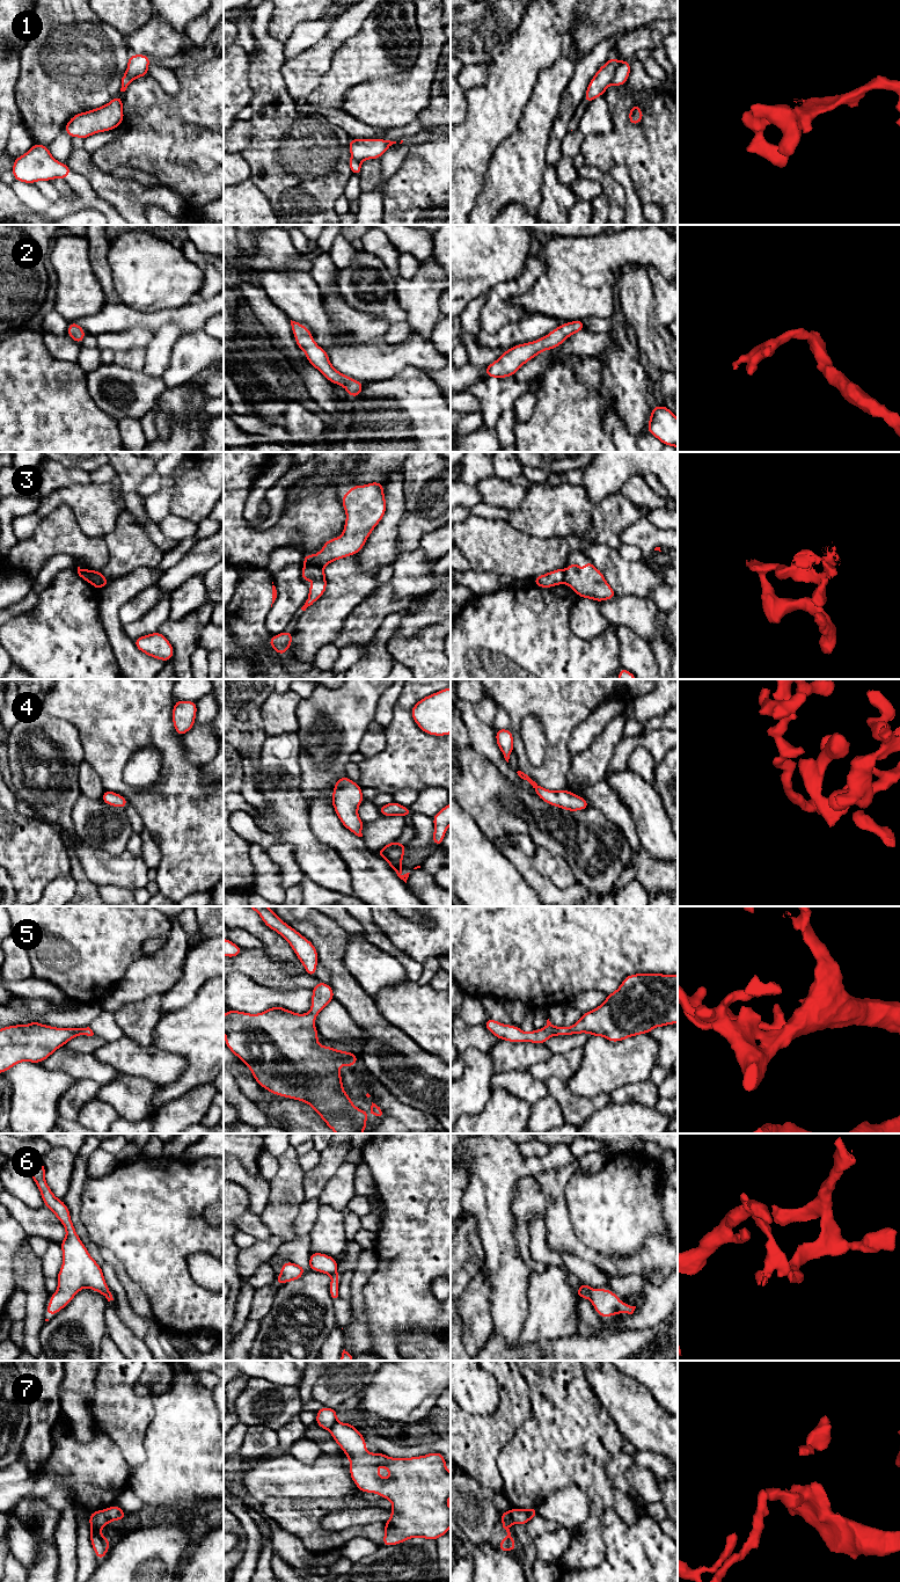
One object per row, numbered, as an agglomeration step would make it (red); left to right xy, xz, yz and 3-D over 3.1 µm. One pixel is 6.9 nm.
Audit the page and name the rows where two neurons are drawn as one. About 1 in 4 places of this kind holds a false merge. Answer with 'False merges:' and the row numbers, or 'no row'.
False merges: 1, 3, 6, 7

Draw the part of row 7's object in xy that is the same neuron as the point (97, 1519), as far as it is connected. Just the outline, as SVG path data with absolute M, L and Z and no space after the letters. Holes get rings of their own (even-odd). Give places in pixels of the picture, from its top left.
M97 1510L89 1514L89 1525L92 1529L90 1543L98 1560L102 1560L107 1555L111 1544L111 1541L100 1532L107 1524L109 1524L109 1521L104 1510Z

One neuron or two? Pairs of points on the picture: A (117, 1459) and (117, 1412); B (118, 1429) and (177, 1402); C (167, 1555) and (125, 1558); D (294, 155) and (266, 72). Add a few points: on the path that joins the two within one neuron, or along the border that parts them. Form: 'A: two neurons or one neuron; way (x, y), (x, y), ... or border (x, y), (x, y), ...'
A: two neurons; border (121, 1452), (131, 1472)
B: two neurons; border (154, 1416), (143, 1442)
C: one neuron; way (156, 1552), (144, 1558), (136, 1558)
D: one neuron; way (294, 135), (284, 124), (284, 102), (278, 93)

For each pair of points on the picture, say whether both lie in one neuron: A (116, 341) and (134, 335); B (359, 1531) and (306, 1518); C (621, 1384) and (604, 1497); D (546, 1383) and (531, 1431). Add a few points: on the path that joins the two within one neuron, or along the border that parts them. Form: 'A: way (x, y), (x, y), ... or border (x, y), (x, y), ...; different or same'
A: way (121, 341), (130, 338); same
B: way (346, 1536), (323, 1536), (319, 1531); same
C: border (599, 1401), (624, 1438); different
D: way (549, 1394), (549, 1409), (541, 1420); same

